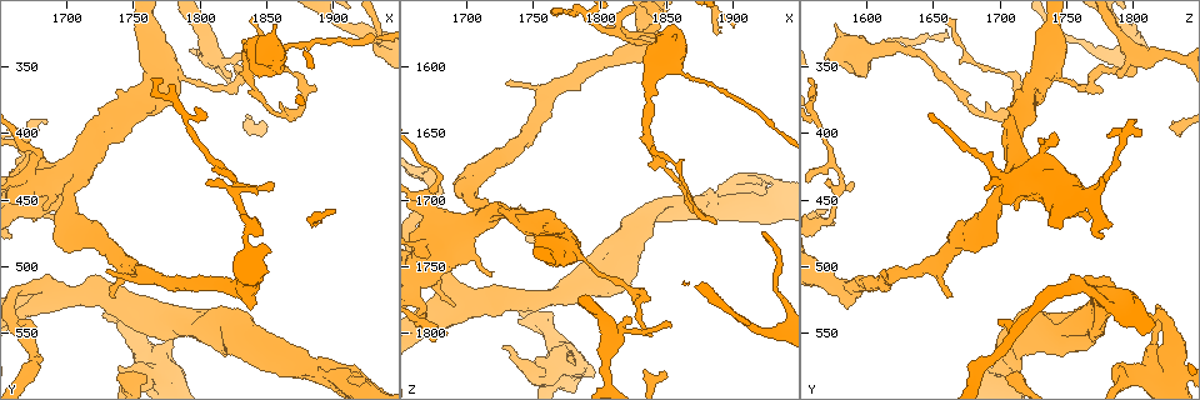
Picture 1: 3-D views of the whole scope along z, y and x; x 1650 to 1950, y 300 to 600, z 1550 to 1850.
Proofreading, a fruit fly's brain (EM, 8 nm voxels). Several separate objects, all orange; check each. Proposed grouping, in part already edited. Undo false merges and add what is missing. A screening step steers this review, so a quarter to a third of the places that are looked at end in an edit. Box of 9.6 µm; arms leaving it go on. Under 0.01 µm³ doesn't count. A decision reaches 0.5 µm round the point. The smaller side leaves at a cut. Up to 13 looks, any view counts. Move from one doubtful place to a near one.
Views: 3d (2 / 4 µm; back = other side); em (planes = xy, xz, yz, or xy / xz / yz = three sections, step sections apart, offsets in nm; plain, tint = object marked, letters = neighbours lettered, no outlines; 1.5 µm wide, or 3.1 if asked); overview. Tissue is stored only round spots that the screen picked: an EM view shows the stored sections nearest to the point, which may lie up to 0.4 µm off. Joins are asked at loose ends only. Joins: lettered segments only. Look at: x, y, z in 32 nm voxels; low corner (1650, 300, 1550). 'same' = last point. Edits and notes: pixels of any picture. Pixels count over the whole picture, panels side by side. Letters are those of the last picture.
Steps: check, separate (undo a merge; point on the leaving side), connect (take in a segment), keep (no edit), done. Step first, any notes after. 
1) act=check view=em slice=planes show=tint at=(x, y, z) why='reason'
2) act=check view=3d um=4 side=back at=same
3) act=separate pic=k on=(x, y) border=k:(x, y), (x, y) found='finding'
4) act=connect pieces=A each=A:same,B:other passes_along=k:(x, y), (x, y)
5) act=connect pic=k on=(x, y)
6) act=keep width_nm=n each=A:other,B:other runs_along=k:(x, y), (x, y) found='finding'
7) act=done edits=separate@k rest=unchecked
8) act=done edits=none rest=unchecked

act=check view=em slice=planes show=letters at=(1684, 394, 1802) why='tapers out'

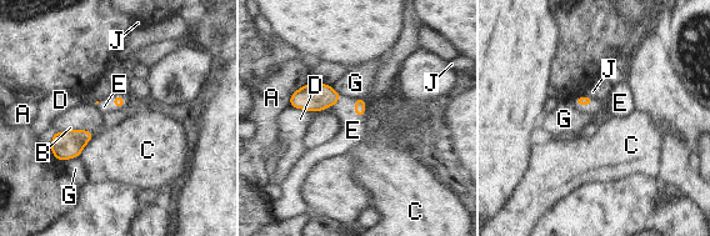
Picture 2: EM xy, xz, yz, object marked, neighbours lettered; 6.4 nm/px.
act=connect pieces=E each=A:other,B:other,C:other,D:other,E:same,G:other,J:other passes_along=2:(118, 101), (113, 101), (104, 106) found='it goes on there'

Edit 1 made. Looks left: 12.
act=check view=em slice=yz step=4 show=tint at=(1726, 536, 1810) why='an open end'

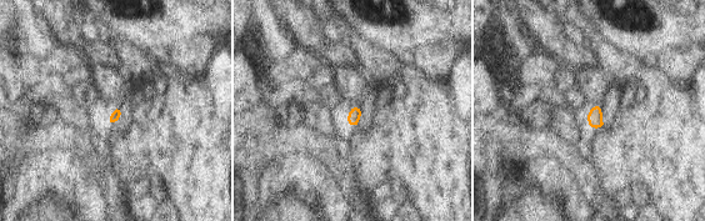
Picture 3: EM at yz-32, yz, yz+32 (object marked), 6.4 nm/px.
act=check view=em slice=planes show=letters at=same why='another direction'

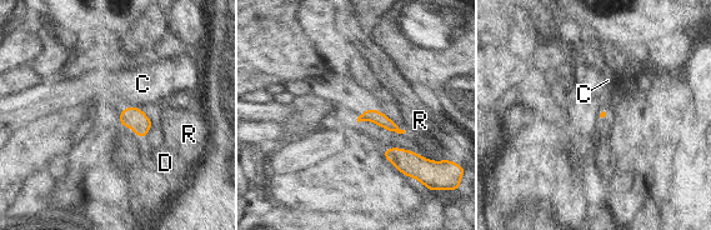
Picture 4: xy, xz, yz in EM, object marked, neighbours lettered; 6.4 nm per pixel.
act=keep each=C:other,D:other,R:other border=4:(136, 105), (124, 108) found='no lettered segment goes on from it'

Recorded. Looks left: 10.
act=check view=em slice=yz step=8 show=letters at=(1734, 522, 1664) why='an open end'

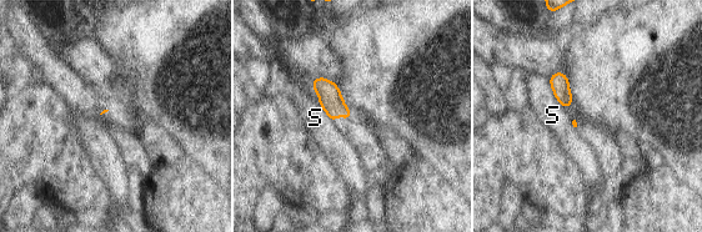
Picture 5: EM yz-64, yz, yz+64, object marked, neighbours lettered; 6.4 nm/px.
act=check view=em slice=planes show=letters at=same

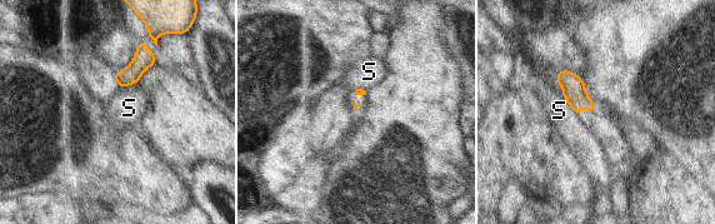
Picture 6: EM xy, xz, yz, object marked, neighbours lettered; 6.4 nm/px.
act=keep each=S:other found='no lettered segment goes on from it'

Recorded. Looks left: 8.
act=check view=em slice=planes show=tint at=(1840, 338, 1602) why='thick turns thin'

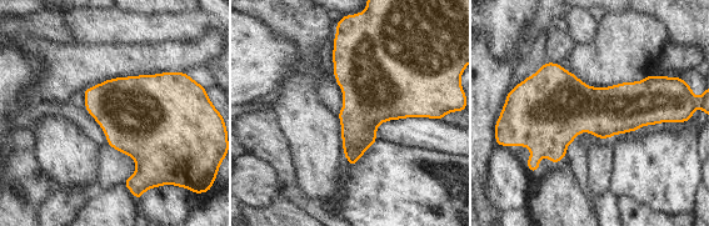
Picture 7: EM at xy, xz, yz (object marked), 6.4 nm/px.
act=check view=em slice=planes show=letters at=same why='what lies round it'

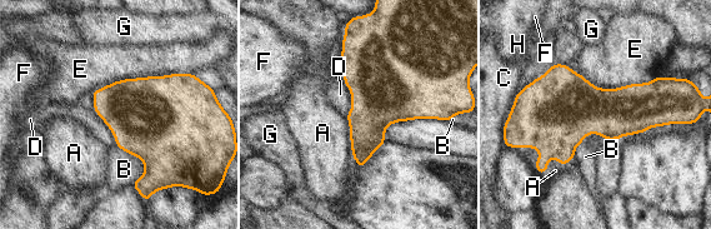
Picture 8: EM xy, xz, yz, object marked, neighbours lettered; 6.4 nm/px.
act=keep each=A:other,B:other,C:other,D:other,E:other,F:other,G:other,H:other found='one cell here'

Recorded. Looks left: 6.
act=check view=3d um=2 at=(1878, 366, 1714) why='sharp bend'

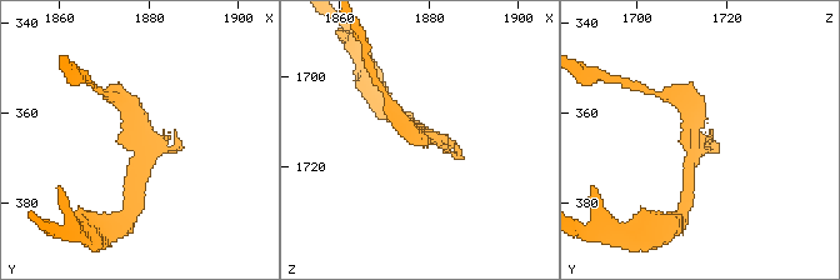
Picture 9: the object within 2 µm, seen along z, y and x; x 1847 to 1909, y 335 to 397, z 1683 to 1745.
act=check view=em slice=planes show=letters at=(1879, 364, 1712) why='need the tissue'

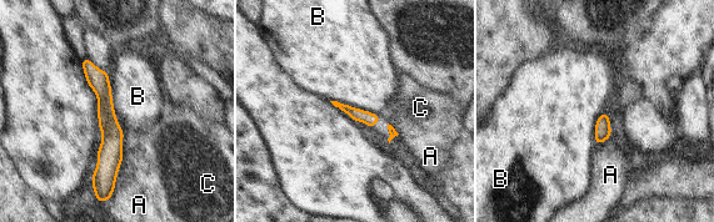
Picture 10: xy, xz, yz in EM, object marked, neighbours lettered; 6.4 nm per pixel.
act=keep width_nm=90 each=A:other,B:other,C:other border=10:(108, 74), (123, 155) found='one cell here'

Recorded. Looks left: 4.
act=done edits=connect@2 rest=unchecked

